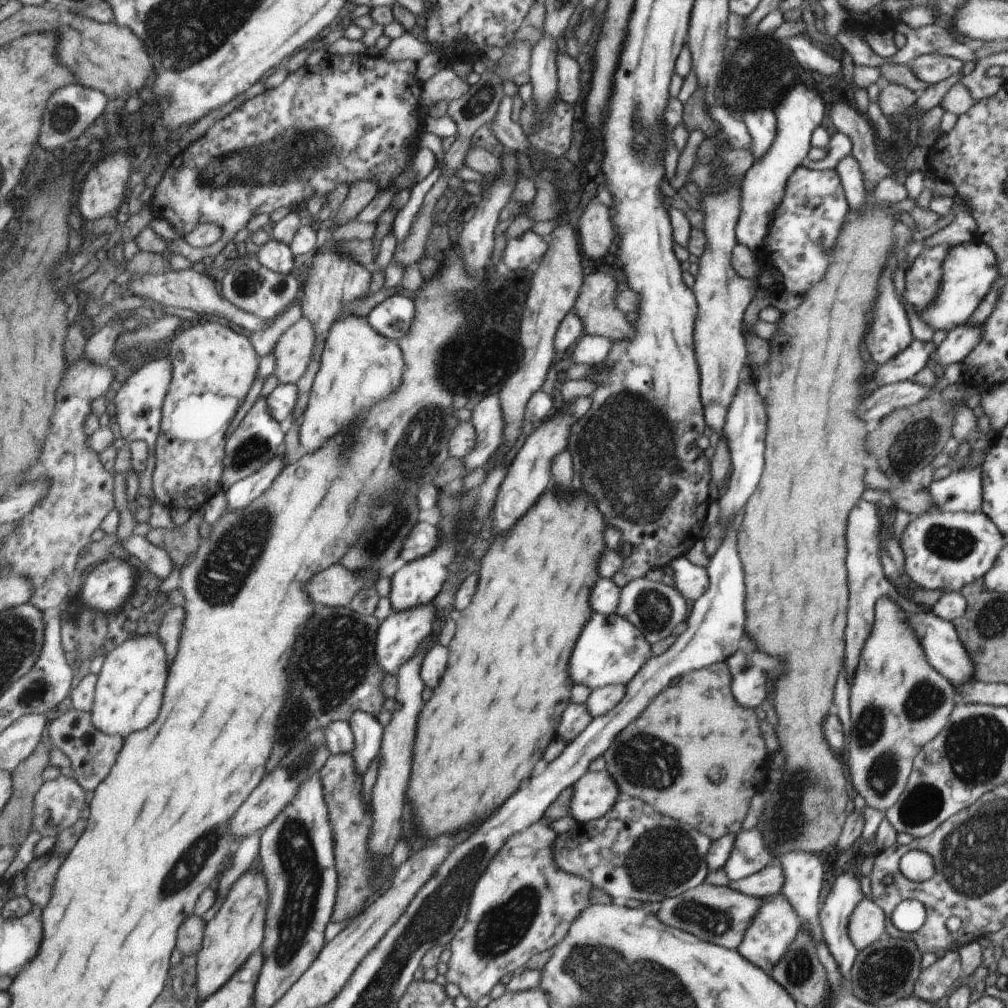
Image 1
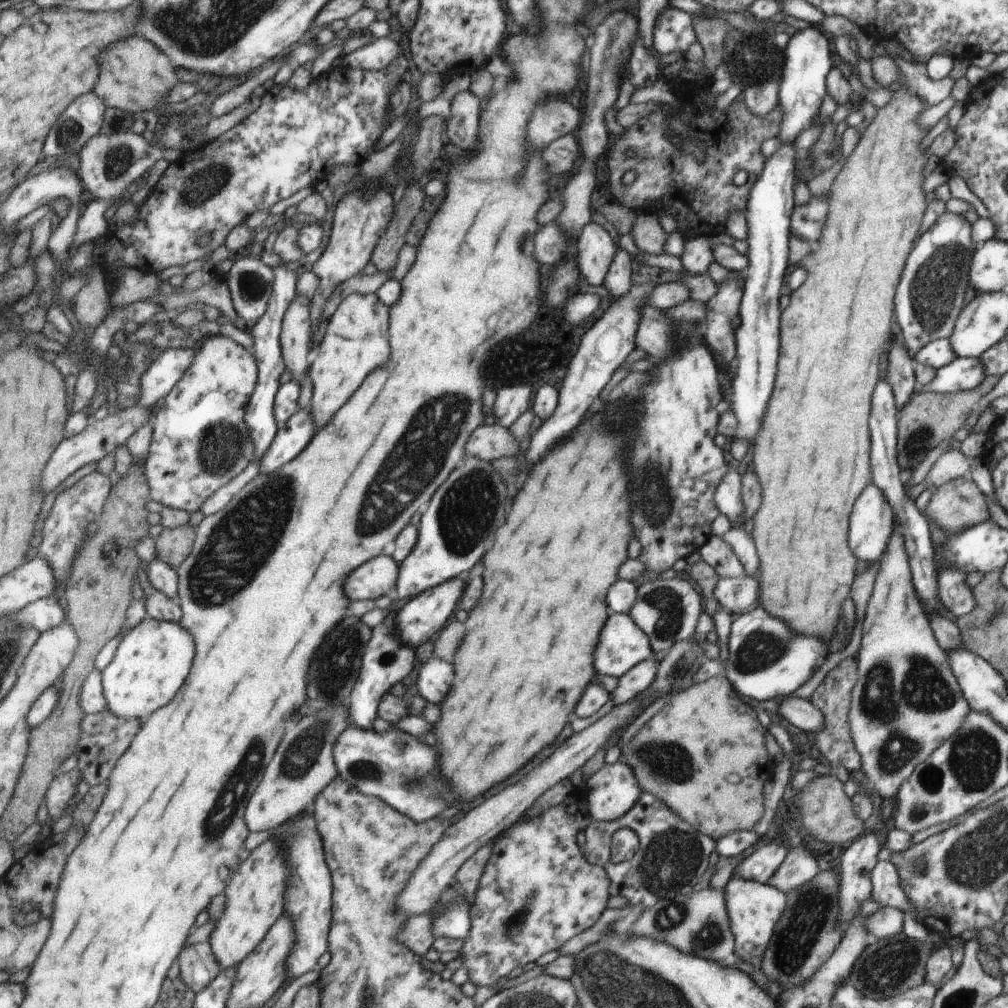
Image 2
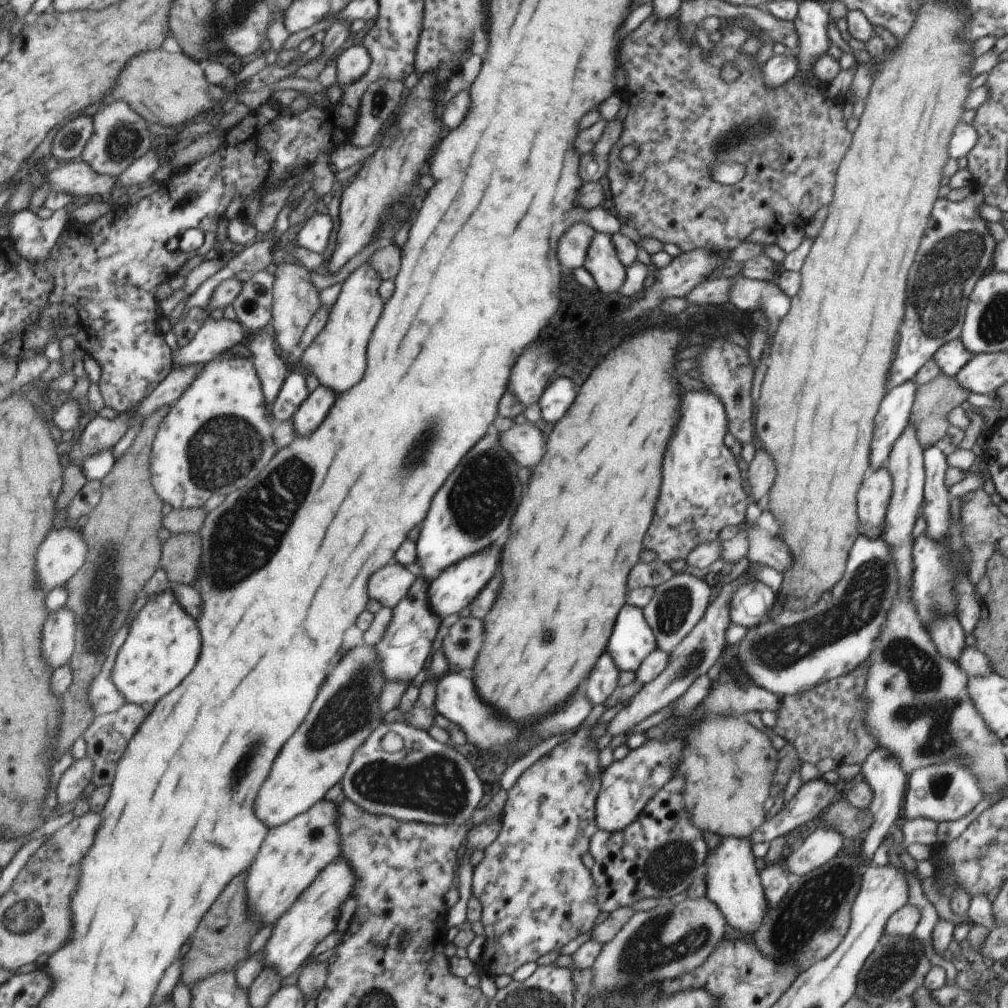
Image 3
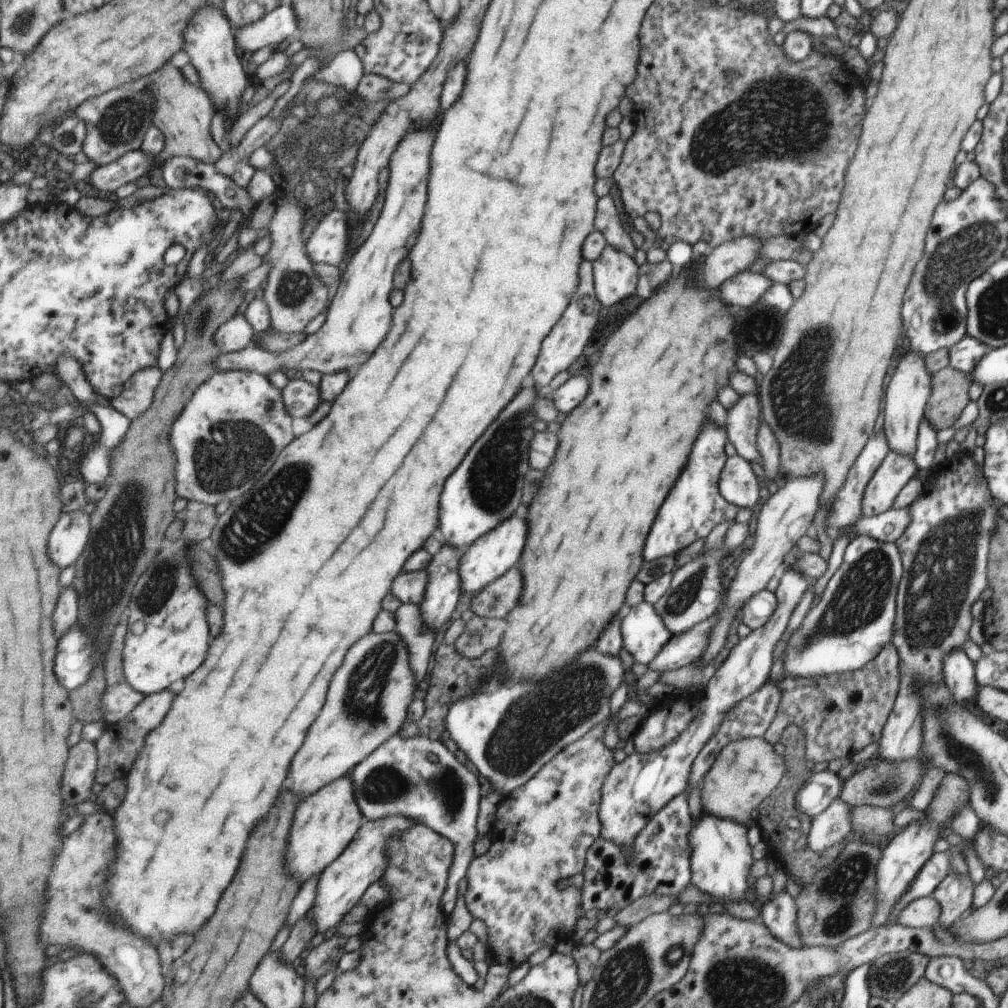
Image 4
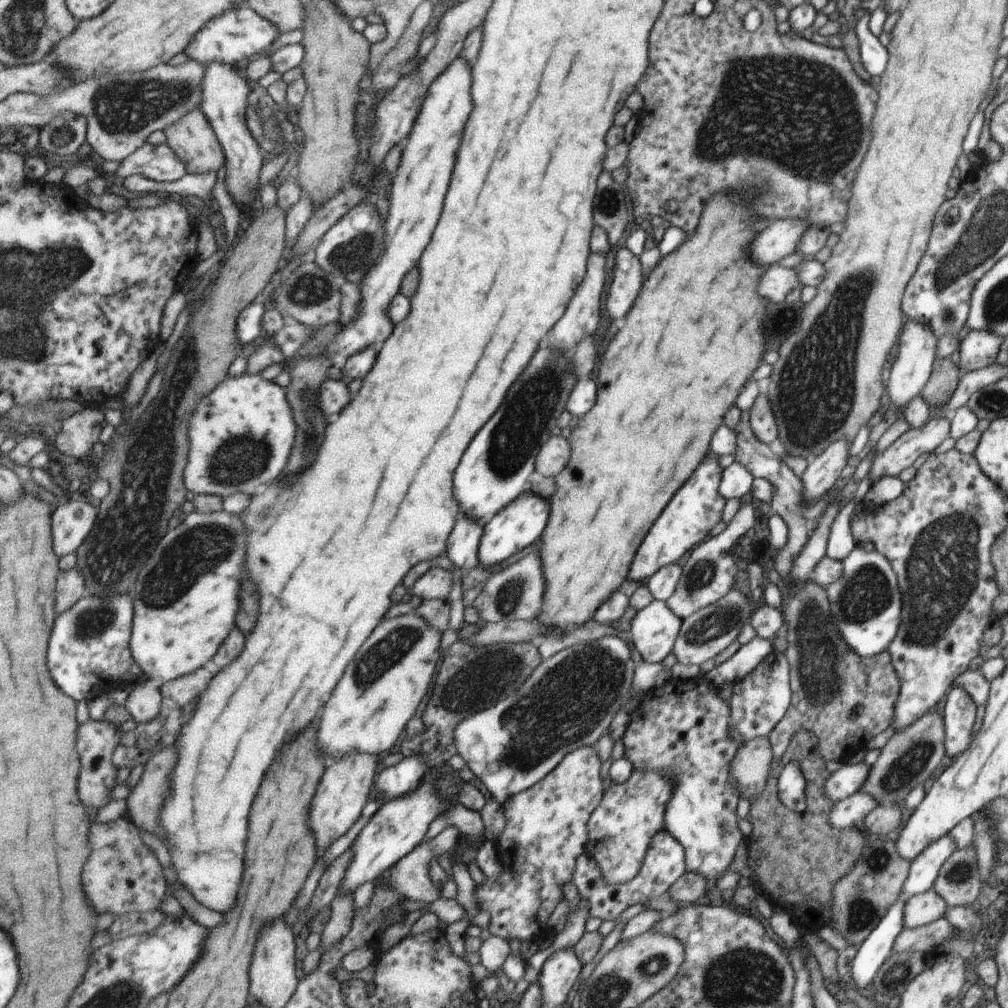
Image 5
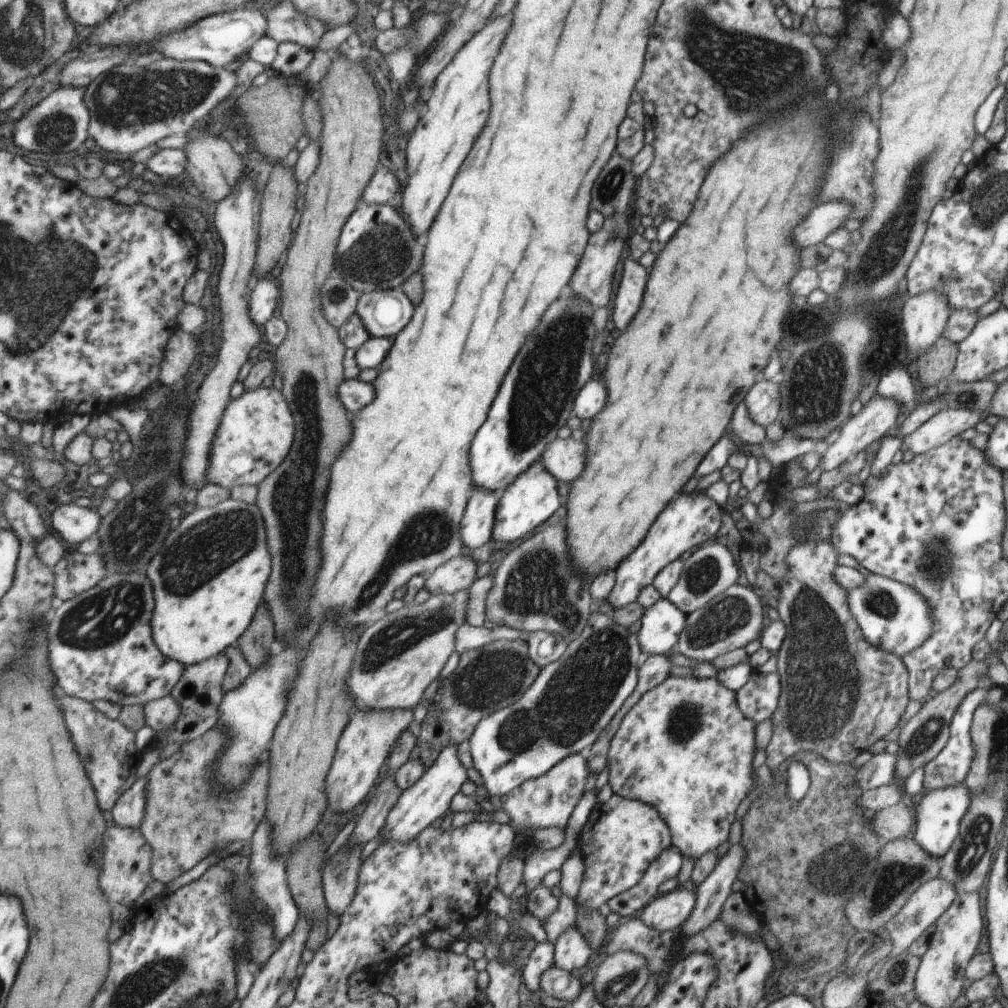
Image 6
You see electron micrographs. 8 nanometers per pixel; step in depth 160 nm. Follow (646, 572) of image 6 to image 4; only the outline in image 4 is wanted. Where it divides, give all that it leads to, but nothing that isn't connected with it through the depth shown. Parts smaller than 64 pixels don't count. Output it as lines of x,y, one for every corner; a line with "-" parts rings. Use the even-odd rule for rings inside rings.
707,424
705,432
701,432
697,452
693,452
693,460
689,460
685,476
681,476
681,480
677,480
677,488
669,492
669,500
665,500
665,508
661,508
657,524
653,524
653,532
649,532
649,540
645,540
645,562
677,554
693,540
706,538
716,524
734,520
738,507
723,500
717,488
719,473
725,462
725,435
726,432
714,424

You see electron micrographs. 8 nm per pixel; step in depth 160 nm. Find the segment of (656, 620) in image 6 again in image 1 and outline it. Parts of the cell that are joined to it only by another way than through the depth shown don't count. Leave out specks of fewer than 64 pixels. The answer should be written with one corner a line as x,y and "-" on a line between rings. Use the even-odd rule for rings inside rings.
597,614
589,620
589,628
581,632
581,644
573,652
573,682
591,691
606,685
625,686
649,660
649,644
639,630
617,614

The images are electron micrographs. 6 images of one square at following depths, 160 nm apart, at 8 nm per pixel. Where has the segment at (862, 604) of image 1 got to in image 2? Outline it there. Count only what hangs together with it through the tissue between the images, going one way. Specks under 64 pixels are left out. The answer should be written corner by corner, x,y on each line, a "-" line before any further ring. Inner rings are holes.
869,484
857,500
857,508
853,510
853,532
848,532
849,540
853,540
853,553
857,561
873,563
887,547
888,537
892,533
892,508
882,493

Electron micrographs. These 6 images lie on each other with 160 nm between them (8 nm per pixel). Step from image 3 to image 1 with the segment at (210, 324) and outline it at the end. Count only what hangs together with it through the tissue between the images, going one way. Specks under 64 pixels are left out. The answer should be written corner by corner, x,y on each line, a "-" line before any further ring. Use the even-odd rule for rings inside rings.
153,358
147,364
132,374
126,383
117,391
111,401
116,409
116,422
119,425
122,438
130,444
137,440
145,440
149,444
149,464
145,472
137,473
141,482
140,496
143,500
151,501
154,497
152,488
152,474
156,467
155,446
160,436
164,403
169,393
169,386
172,384
173,364
169,358
157,360

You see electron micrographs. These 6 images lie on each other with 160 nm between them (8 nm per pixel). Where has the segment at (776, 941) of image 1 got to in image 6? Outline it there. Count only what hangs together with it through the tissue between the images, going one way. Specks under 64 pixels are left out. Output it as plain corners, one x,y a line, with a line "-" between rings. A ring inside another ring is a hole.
692,675
691,678
677,678
677,676
668,676
660,684
645,692
621,720
607,750
607,784
613,794
617,794
617,796
631,798
631,800
639,798
643,804
654,805
671,833
671,845
678,852
694,859
695,862
699,856
705,856
705,852
715,850
727,838
727,830
735,818
735,810
737,810
739,802
747,797
747,792
751,788
751,774
753,774
751,758
753,758
755,746
755,722
740,711
739,705
736,703
736,694
732,690
724,688
715,680
715,677
699,678

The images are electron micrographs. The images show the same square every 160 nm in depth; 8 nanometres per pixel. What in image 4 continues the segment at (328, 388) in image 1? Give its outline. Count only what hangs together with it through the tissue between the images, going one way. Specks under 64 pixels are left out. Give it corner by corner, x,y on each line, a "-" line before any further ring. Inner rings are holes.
413,128
409,130
409,136
401,140
401,148
393,154
393,164
389,164
389,178
387,178
387,190
383,194
383,205
373,229
367,239
357,248
356,255
352,262
344,270
339,288
329,306
327,318
323,326
314,334
309,335
303,343
299,343
293,348
285,349
281,352
271,352
265,350
257,343
251,343
245,350
234,353
224,353
216,360
216,368
219,371
242,370
253,371
269,376
271,373
283,371
287,368
291,370
317,370
324,375
343,372
343,370
357,370
379,346
379,342
385,338
391,326
391,304
389,304
389,292
391,292
391,280
393,280
393,270
397,264
407,256
409,248
415,244
415,236
419,234
419,222
425,212
425,190
427,190
427,170
429,170
429,150
433,146
435,130
431,128

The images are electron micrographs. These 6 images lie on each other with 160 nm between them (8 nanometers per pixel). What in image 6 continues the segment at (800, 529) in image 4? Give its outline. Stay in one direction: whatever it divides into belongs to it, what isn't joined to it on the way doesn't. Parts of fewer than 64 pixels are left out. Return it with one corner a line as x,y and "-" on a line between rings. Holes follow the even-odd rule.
874,393
863,404
859,414
855,414
855,416
851,416
849,420
846,420
844,425
830,439
829,448
823,452
818,463
821,473
840,468
847,460
856,456
857,452
864,450
869,444
873,444
873,442
877,442
877,440
890,434
902,416
903,410
899,406
899,402

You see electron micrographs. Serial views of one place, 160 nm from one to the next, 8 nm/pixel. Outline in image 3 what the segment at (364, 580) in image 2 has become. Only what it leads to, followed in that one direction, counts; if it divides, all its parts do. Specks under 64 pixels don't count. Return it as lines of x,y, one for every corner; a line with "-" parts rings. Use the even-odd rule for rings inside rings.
389,564
389,568
381,568
377,576
373,576
373,600
383,606
395,606
416,580
411,572
399,564

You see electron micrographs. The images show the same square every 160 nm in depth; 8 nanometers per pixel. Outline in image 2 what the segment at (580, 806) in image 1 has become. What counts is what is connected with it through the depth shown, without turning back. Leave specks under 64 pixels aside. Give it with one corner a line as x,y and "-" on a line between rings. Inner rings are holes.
620,759
615,763
605,763
586,780
583,789
593,822
619,819
635,805
641,794
633,769

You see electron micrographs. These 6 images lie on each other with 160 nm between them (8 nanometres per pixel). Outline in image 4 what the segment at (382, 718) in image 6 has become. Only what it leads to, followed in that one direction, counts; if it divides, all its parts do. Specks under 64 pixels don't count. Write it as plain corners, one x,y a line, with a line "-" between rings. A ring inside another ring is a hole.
351,774
334,780
301,802
297,809
297,824
293,824
293,840
289,842
289,870
302,886
343,854
359,834
363,822

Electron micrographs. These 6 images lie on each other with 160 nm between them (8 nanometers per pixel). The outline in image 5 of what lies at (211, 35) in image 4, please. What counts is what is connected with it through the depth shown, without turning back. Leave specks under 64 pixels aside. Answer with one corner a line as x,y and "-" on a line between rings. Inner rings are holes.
211,63
206,67
201,109
216,130
217,136
220,137
226,154
225,184
229,196
239,213
242,212
246,216
251,216
255,211
255,198
259,196
261,166
267,160
267,156
247,127
250,119
247,100
252,94
249,88
249,79
241,78
233,65

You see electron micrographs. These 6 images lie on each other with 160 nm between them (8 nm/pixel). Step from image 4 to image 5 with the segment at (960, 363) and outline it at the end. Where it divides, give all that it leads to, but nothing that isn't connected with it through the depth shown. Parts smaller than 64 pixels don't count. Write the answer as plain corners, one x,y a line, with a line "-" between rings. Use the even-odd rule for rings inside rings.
970,330
960,341
958,365
965,373
996,362
1003,338
993,331

